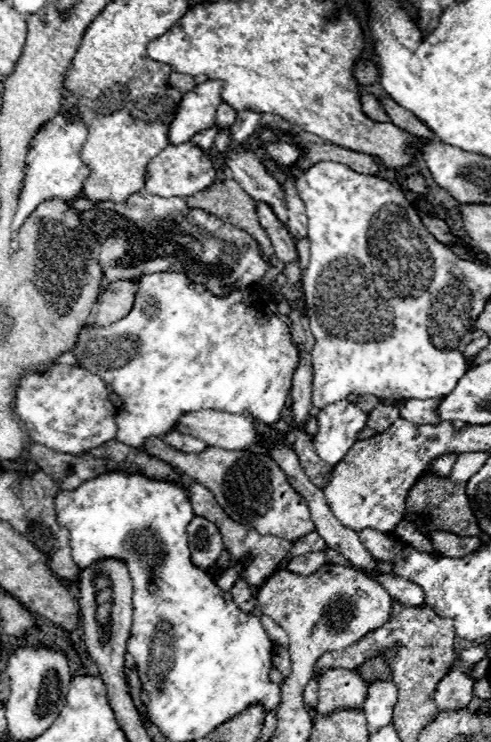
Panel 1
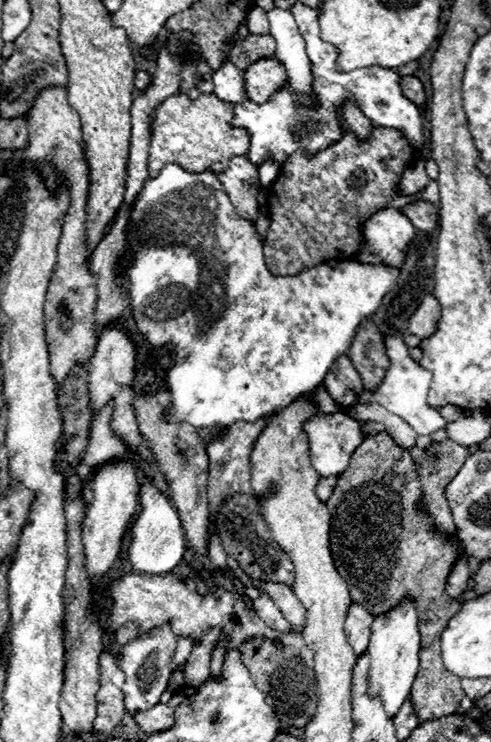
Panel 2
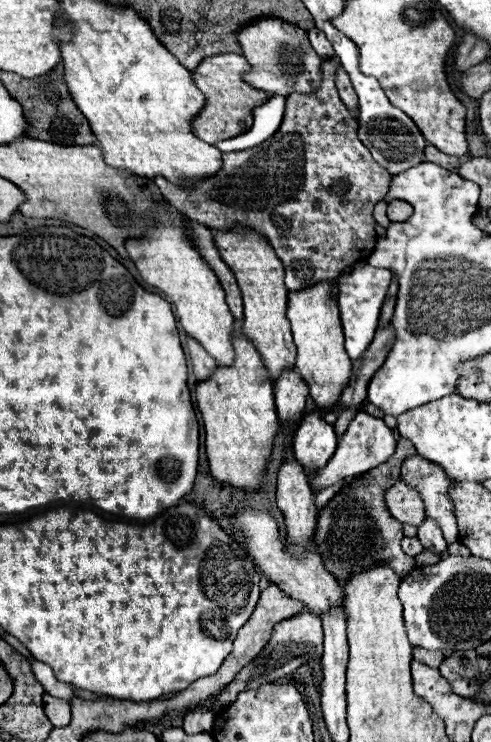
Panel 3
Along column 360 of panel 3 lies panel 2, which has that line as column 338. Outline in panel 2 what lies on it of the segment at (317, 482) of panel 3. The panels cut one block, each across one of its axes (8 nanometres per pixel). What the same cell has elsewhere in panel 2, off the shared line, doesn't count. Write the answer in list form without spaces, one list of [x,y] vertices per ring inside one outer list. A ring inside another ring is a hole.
[[[342,412],[312,416],[304,424],[304,432],[308,436],[312,466],[320,476],[338,476],[338,474],[342,474],[348,468],[348,462],[350,462],[350,456],[354,454],[354,450],[364,442],[360,422],[350,418],[348,414],[342,414]]]

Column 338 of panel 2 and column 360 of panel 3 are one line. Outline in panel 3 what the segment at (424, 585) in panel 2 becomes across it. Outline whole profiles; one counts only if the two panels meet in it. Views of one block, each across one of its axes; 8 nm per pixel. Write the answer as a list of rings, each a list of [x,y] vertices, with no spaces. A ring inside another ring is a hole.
[[[404,440],[396,448],[394,456],[388,462],[368,470],[366,474],[358,476],[356,482],[340,490],[320,512],[316,522],[316,544],[322,558],[324,568],[340,582],[348,582],[348,578],[376,566],[386,564],[390,566],[400,578],[404,578],[414,568],[414,558],[404,554],[400,542],[404,538],[404,530],[398,520],[394,520],[386,508],[384,494],[394,482],[400,478],[402,458],[416,454],[416,448]]]

